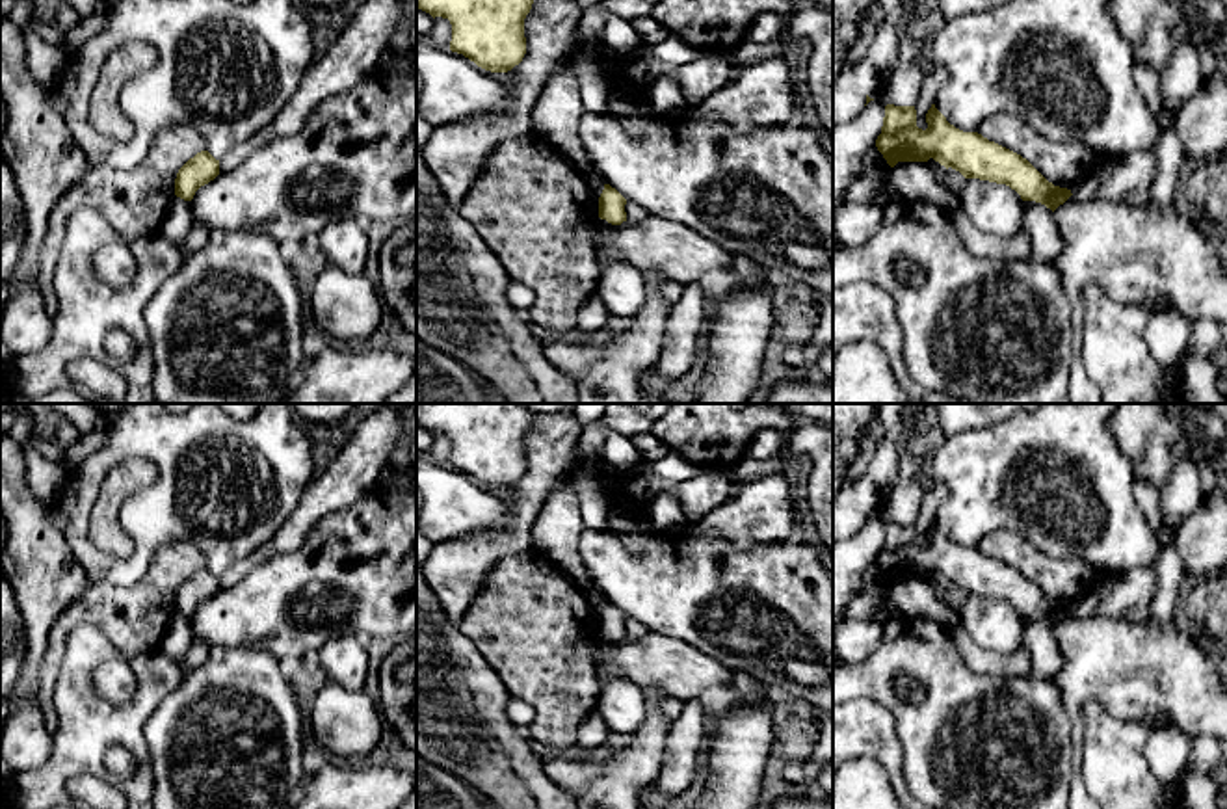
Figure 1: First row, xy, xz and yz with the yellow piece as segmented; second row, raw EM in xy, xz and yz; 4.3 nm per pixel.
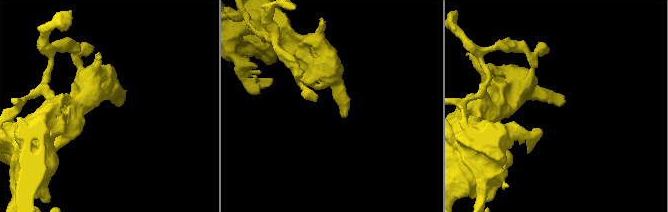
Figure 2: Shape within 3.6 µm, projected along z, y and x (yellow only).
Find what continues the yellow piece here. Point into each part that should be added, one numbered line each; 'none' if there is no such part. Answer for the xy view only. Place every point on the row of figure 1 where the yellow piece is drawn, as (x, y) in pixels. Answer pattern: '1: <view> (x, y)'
none

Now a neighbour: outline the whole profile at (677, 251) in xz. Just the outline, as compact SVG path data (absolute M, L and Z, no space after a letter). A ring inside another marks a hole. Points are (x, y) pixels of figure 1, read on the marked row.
M654 216L640 223L627 219L621 225L612 225L599 218L593 221L593 245L599 266L625 260L643 272L662 272L667 279L682 285L699 281L710 270L731 270L734 266L734 257L719 249L714 242L699 236L686 225Z

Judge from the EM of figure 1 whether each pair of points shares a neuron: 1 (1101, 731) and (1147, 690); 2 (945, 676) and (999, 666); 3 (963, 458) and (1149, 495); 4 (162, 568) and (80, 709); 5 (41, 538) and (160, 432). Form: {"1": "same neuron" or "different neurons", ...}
{"1": "different neurons", "2": "different neurons", "3": "different neurons", "4": "different neurons", "5": "different neurons"}

